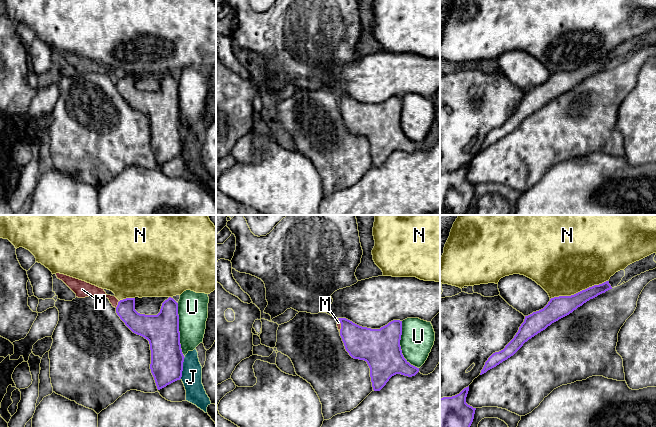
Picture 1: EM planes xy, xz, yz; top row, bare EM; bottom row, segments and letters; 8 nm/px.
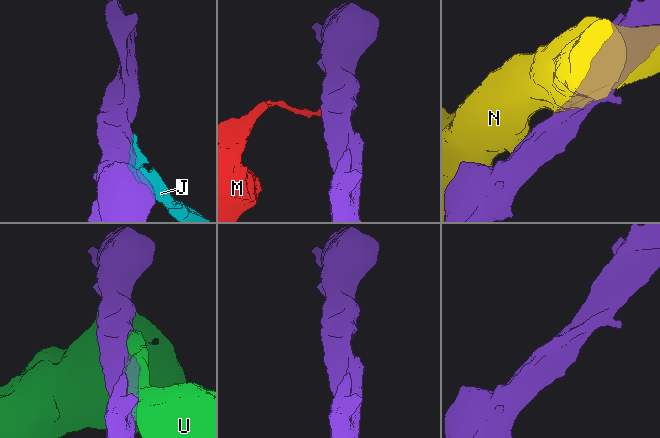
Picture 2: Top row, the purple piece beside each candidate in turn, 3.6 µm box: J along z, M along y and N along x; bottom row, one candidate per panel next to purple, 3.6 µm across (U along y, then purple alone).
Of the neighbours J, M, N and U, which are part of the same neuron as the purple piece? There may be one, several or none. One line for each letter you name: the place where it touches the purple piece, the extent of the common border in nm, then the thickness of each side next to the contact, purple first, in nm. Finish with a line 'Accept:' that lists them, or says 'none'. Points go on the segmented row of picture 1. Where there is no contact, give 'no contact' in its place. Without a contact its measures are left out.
Accept: none

